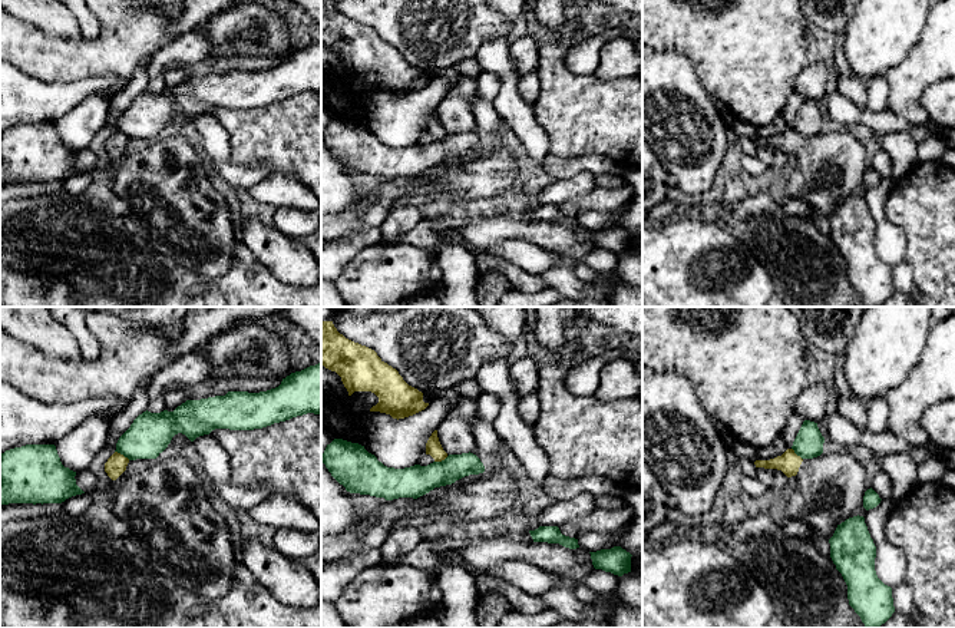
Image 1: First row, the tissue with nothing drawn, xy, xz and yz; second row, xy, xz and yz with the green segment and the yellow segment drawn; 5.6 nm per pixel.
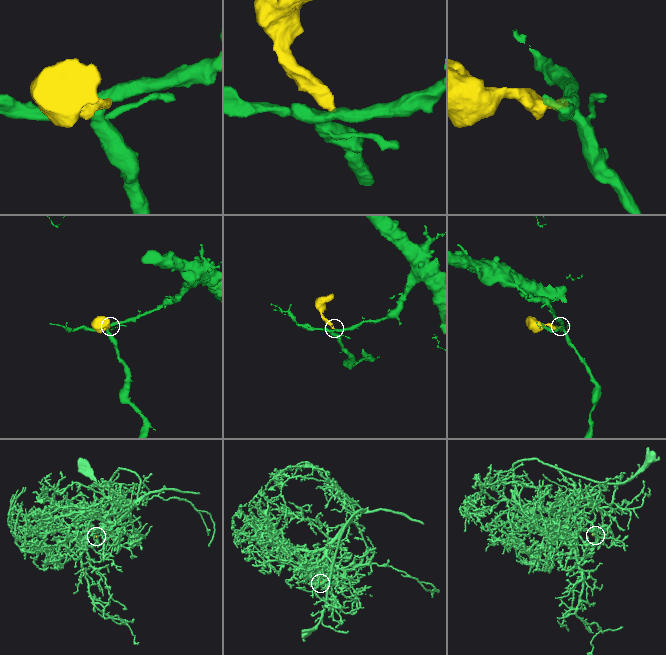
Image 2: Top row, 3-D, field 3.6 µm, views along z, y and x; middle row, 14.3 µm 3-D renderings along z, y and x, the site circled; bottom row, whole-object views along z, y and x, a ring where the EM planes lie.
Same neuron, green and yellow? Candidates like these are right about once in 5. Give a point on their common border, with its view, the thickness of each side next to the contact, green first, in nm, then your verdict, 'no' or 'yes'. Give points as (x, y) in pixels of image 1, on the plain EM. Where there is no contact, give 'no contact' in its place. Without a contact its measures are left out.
xy (122, 132) | 240/110 nm | no

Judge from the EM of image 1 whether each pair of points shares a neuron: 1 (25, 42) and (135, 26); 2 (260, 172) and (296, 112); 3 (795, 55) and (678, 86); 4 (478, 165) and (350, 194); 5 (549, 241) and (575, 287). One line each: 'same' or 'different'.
1: same
2: different
3: different
4: different
5: different

